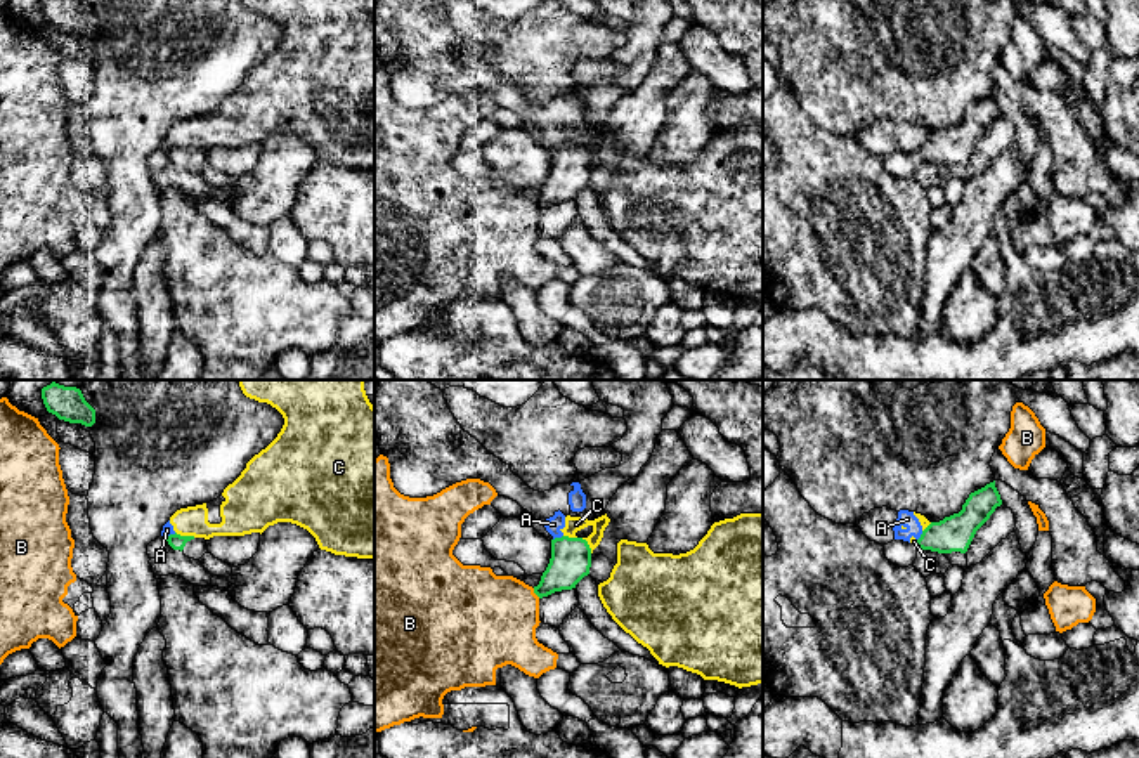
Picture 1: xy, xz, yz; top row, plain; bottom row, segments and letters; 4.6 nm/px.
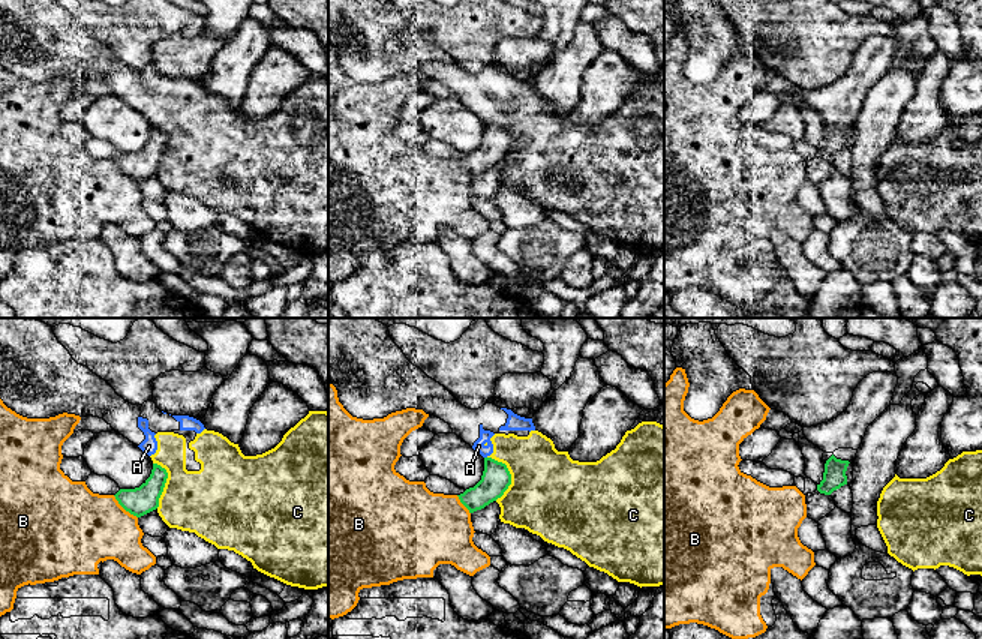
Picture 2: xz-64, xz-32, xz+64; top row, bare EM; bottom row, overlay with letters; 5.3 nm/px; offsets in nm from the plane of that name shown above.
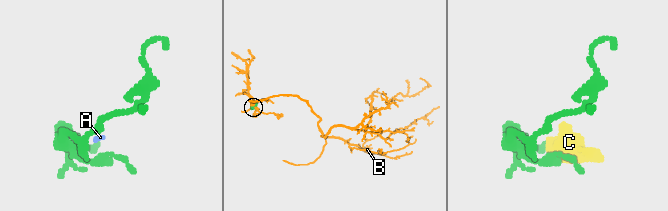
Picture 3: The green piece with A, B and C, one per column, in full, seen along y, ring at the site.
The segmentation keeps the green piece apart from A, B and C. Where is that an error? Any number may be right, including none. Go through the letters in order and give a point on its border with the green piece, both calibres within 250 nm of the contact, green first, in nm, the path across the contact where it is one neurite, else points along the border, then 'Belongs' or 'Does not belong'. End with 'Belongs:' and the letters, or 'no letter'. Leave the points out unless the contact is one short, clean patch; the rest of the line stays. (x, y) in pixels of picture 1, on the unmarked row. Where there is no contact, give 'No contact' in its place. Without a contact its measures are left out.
A: Touches green at xz (557, 150). Thickness 190 nm (green) against 80 nm. Boundary: xz (562, 146), (553, 151). Does not belong
B: Touches green at xz (536, 205). Thickness 190 nm (green) against 420 nm. Does not belong
C: Touches green at xy (186, 148). Thickness 70 nm (green) against 140 nm. Boundary: xy (175, 143), (195, 148). Does not belong
Belongs: no letter

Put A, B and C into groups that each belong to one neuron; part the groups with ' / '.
A C / B

